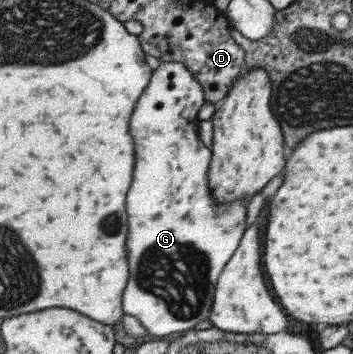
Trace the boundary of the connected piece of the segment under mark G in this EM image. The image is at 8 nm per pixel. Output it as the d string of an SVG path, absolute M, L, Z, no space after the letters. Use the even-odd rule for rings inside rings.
M159 61L157 68L151 71L143 92L137 97L129 118L135 166L125 198L128 279L121 295L121 306L123 313L137 319L152 338L185 332L207 319L217 277L233 255L245 230L248 200L215 203L207 187L211 151L203 146L196 131L200 123L196 118L197 111L204 101L201 85L184 64L179 61Z

